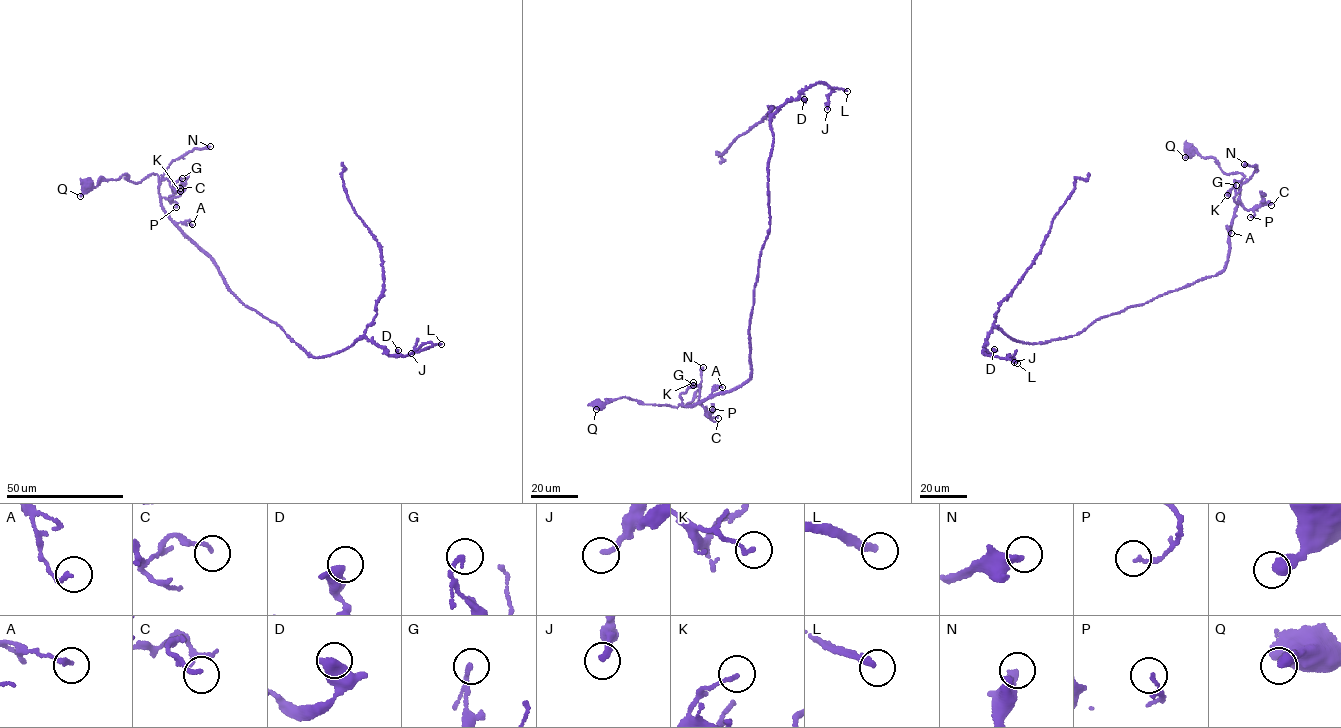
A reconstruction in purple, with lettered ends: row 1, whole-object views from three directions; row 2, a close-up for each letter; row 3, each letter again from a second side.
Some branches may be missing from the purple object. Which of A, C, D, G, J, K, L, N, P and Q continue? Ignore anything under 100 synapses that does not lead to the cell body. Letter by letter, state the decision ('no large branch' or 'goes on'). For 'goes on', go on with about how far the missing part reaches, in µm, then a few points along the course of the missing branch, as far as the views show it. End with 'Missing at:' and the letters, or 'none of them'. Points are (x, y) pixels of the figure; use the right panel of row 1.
A: no large branch
C: no large branch
D: no large branch
G: no large branch
J: no large branch
K: no large branch
L: goes on; about 90 µm are missing; missing branch runs (1017, 363), (1072, 392), (1086, 383), (1098, 390), (1095, 380), (1100, 374), (1116, 379), (1104, 377)
N: no large branch
P: no large branch
Q: no large branch
Missing at: L

